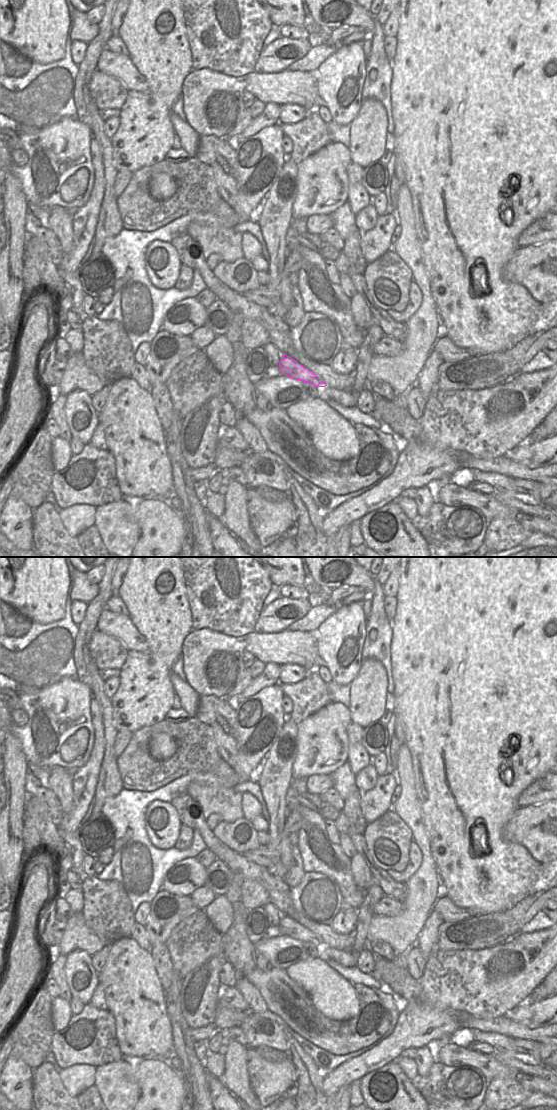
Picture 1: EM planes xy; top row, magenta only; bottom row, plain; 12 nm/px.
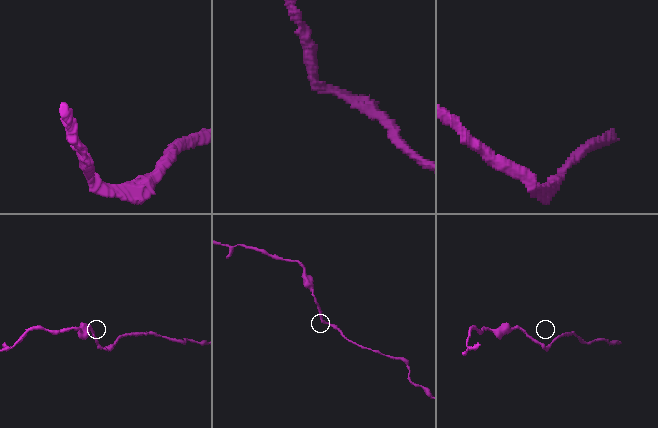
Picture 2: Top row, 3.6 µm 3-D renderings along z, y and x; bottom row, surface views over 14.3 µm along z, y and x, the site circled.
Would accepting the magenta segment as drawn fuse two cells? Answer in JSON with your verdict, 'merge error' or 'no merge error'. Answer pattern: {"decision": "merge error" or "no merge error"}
{"decision": "no merge error"}

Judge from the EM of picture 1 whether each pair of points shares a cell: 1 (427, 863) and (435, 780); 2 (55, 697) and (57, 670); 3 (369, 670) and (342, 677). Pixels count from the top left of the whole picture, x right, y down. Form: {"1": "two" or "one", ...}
{"1": "two", "2": "two", "3": "two"}

